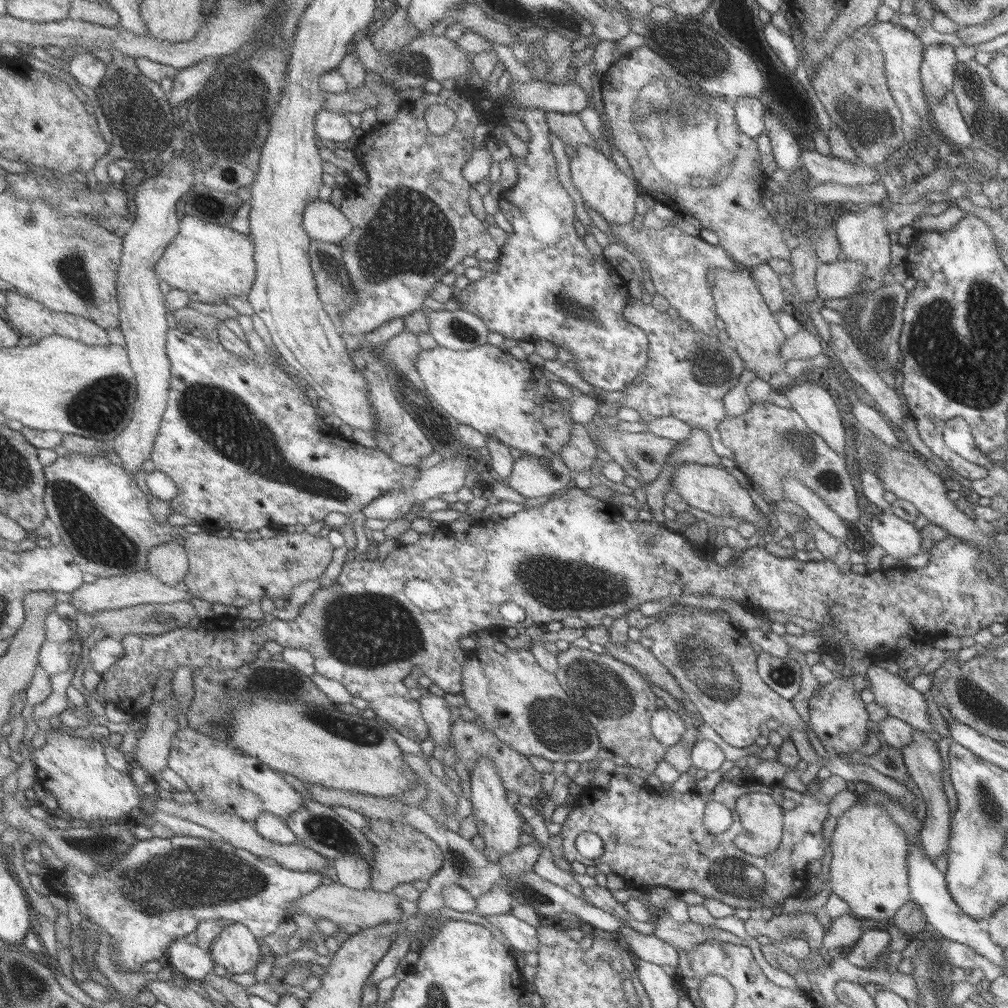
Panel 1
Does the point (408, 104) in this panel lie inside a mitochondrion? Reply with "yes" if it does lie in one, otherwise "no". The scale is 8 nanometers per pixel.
no

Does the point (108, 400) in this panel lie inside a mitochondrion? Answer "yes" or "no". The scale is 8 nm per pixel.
yes

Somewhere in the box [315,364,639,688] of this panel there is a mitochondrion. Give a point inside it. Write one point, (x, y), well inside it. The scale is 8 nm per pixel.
(370, 631)

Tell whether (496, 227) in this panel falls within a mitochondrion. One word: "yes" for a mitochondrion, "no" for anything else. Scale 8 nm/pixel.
no

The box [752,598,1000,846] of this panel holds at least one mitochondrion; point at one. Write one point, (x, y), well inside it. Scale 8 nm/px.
(780, 675)

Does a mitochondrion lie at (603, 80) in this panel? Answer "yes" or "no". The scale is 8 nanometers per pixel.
no

